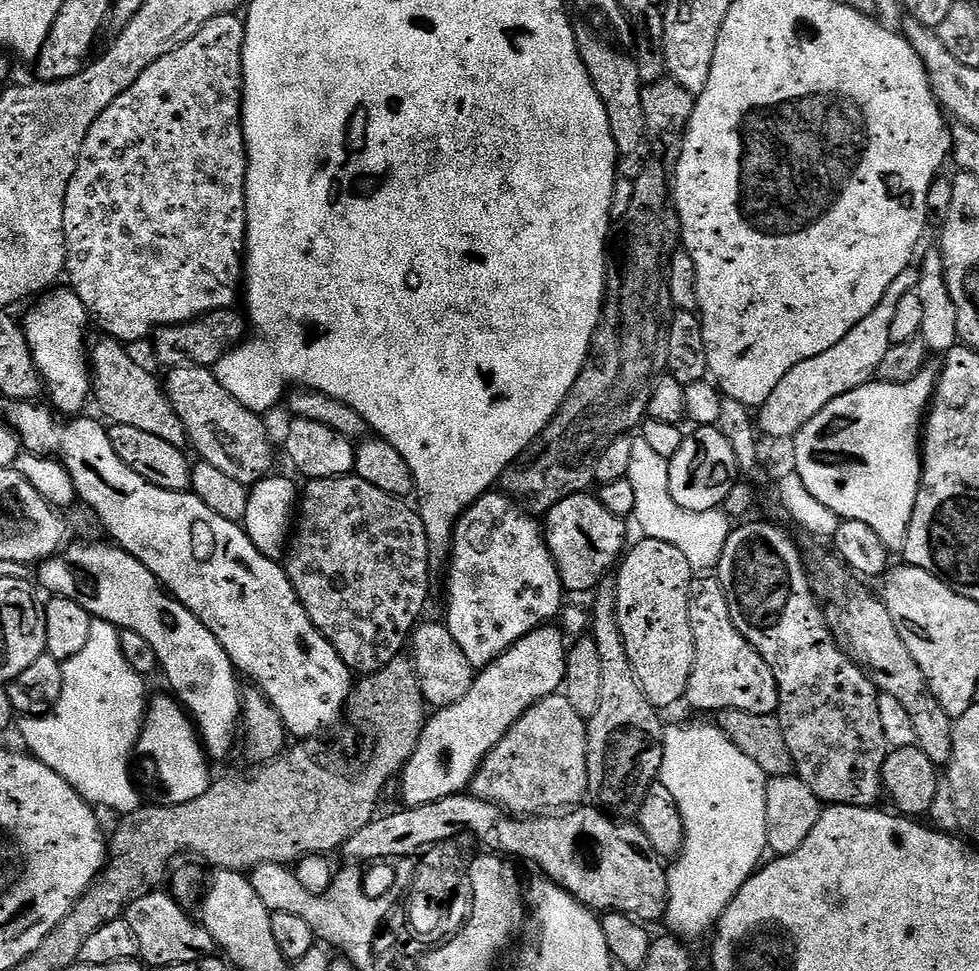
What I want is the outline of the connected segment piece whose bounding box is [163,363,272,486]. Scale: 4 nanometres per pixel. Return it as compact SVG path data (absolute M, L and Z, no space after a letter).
M181 364L180 367L171 369L167 373L168 380L163 381L164 390L167 392L178 418L182 418L184 433L188 435L188 444L191 451L197 452L199 459L210 463L215 469L222 470L227 476L244 485L251 486L269 475L272 468L272 440L268 437L268 428L263 424L261 413L252 412L242 406L218 382L212 368L199 368L197 364Z

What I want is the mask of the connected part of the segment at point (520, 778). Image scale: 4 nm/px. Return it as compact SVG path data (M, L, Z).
M563 694L538 701L490 750L470 785L471 795L519 816L552 814L585 803L588 796L588 725Z

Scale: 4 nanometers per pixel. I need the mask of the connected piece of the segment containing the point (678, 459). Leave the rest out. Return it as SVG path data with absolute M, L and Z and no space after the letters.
M700 426L696 433L685 435L678 454L669 460L670 494L674 494L674 502L686 510L710 510L720 508L732 493L732 487L738 483L738 465L734 446L721 434L719 427Z

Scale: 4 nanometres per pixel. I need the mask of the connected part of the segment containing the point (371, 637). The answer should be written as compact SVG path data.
M355 474L309 480L303 486L294 535L286 552L290 582L310 622L324 633L342 662L356 674L380 672L405 651L410 633L421 623L420 615L428 604L428 583L433 573L428 563L424 519L413 505L408 505L407 499L386 494L386 490L370 486L370 482Z

